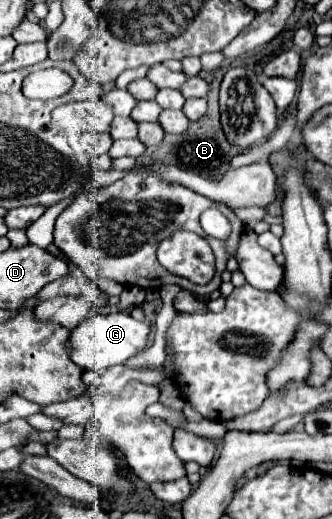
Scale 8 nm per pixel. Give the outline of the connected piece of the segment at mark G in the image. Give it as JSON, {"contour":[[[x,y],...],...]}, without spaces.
{"contour":[[[124,311],[94,313],[94,315],[90,313],[88,317],[82,319],[82,323],[78,327],[74,327],[74,331],[70,331],[66,347],[68,347],[70,359],[76,365],[80,365],[82,369],[92,369],[96,373],[104,373],[108,367],[124,363],[126,359],[130,359],[132,355],[142,351],[146,347],[148,333],[150,333],[150,327],[146,323],[132,319]]]}

